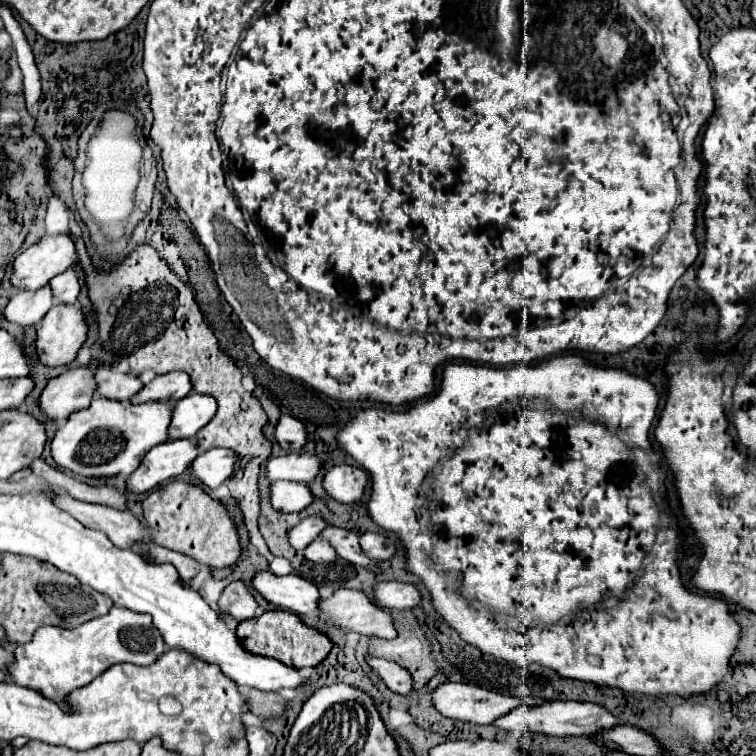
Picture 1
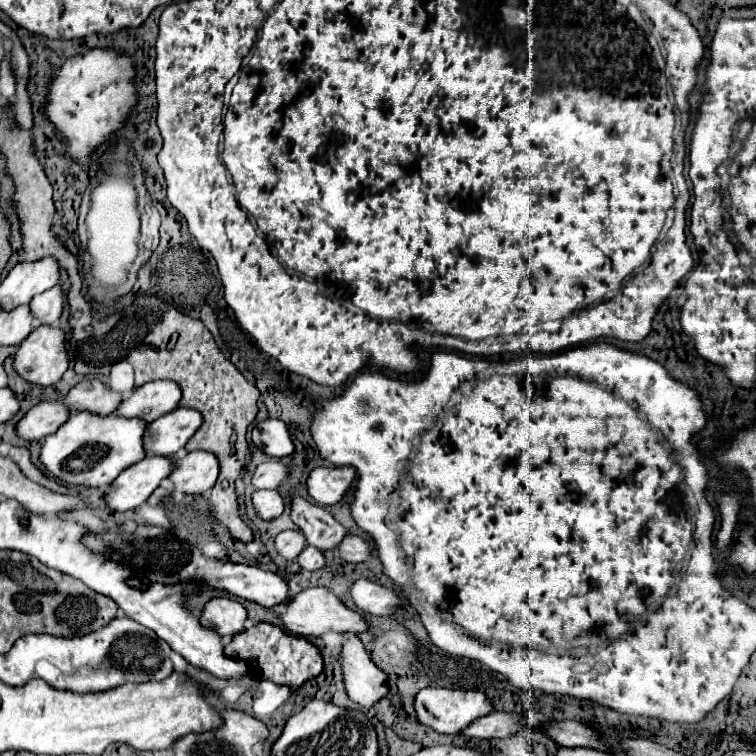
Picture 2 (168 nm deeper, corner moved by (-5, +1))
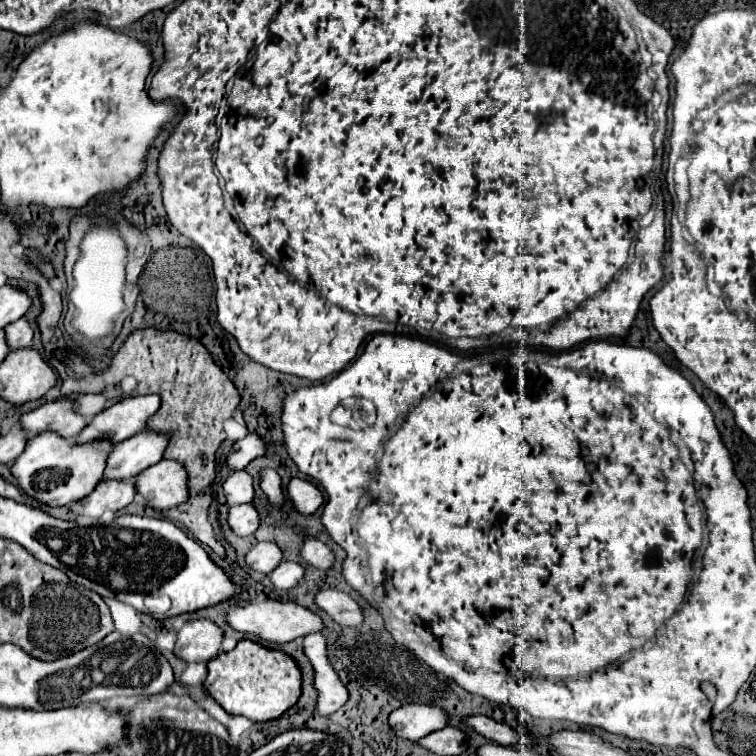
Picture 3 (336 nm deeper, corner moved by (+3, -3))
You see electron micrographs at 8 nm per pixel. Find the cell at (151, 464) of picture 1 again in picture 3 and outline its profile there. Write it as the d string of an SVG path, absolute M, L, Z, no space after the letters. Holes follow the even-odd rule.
M102 481L94 487L94 491L72 503L72 513L76 515L82 515L82 517L102 517L102 511L110 509L110 511L120 511L124 509L128 503L132 503L136 491L134 491L134 483L128 483L128 481Z

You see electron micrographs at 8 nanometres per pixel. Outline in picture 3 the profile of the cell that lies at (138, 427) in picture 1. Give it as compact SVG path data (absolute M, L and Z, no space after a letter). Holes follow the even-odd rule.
M40 433L30 437L22 455L10 465L10 471L16 479L16 485L34 501L50 507L62 507L80 497L92 493L100 483L106 457L112 451L110 441L92 441L86 445L74 445L72 439L58 437L56 433Z

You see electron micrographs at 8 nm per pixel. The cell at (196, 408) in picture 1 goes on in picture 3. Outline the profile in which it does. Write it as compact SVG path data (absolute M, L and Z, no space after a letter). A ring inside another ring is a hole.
M142 431L138 435L132 435L130 439L118 443L108 455L102 481L134 479L146 467L156 465L162 459L166 445L168 445L168 437L162 433Z

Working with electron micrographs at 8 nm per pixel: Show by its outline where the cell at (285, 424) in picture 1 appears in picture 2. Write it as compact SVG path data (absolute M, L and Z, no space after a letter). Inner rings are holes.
M266 419L258 423L258 429L262 431L262 451L272 457L286 457L294 451L294 441L290 437L290 431L284 421L280 419Z

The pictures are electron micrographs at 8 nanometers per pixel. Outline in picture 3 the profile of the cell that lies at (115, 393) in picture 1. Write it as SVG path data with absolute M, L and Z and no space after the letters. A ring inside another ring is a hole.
M58 399L52 403L44 403L42 407L30 413L20 415L18 425L30 435L40 435L42 431L54 431L60 437L70 439L84 429L86 419L74 411L70 399Z

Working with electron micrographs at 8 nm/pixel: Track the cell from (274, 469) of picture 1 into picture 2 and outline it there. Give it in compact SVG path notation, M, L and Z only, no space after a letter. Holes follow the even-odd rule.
M266 461L258 465L252 485L256 489L276 489L280 483L284 483L290 477L290 467L282 461Z

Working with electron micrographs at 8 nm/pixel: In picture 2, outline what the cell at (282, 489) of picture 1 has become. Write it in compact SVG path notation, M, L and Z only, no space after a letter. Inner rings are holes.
M274 489L274 491L254 491L254 509L262 519L276 519L278 515L282 515L282 511L286 509L286 501L284 497Z

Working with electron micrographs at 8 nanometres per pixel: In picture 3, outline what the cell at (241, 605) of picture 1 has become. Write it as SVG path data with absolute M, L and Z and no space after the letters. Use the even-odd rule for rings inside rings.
M210 619L188 621L176 635L174 655L186 663L208 663L218 655L222 629Z

